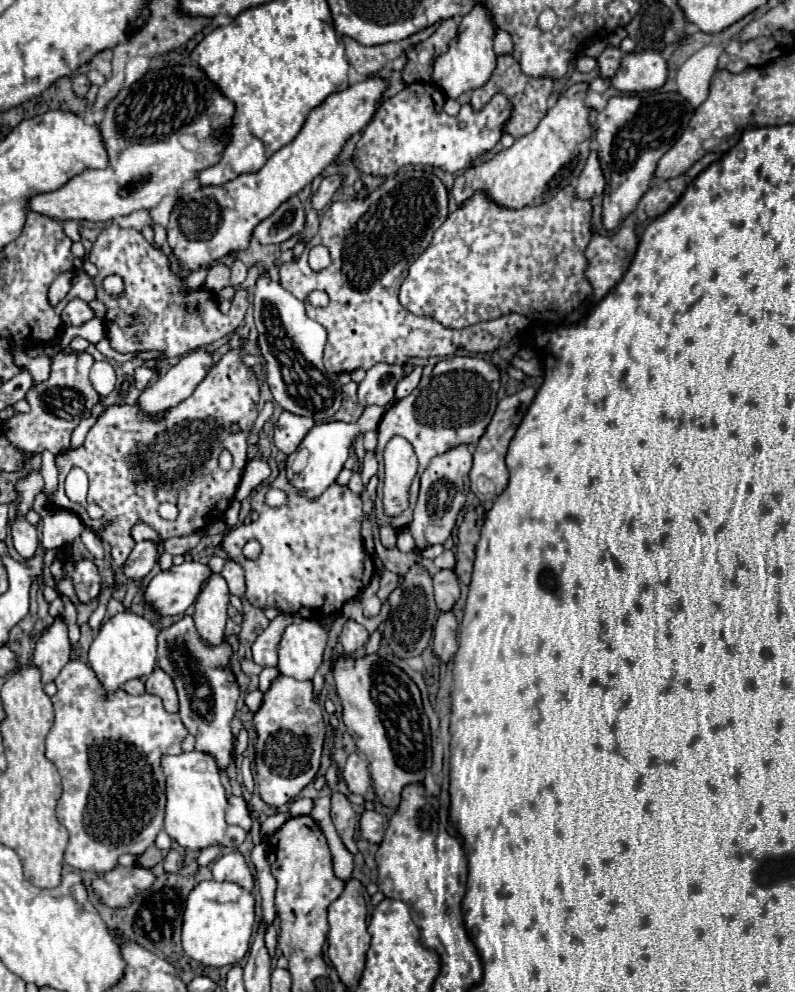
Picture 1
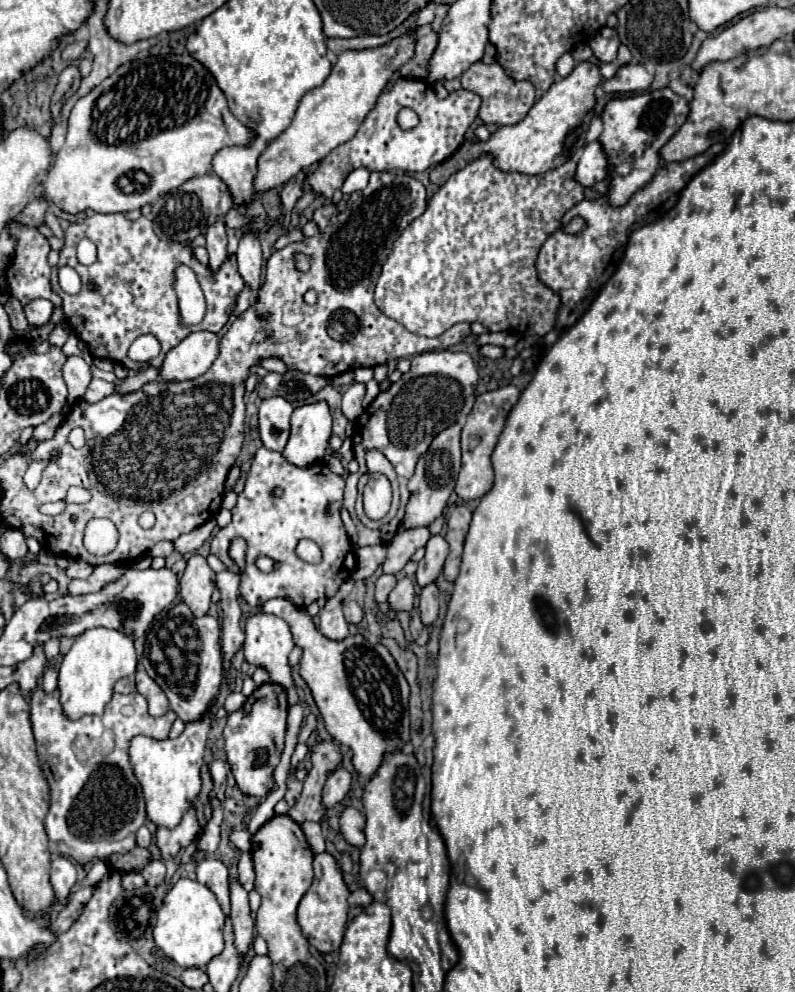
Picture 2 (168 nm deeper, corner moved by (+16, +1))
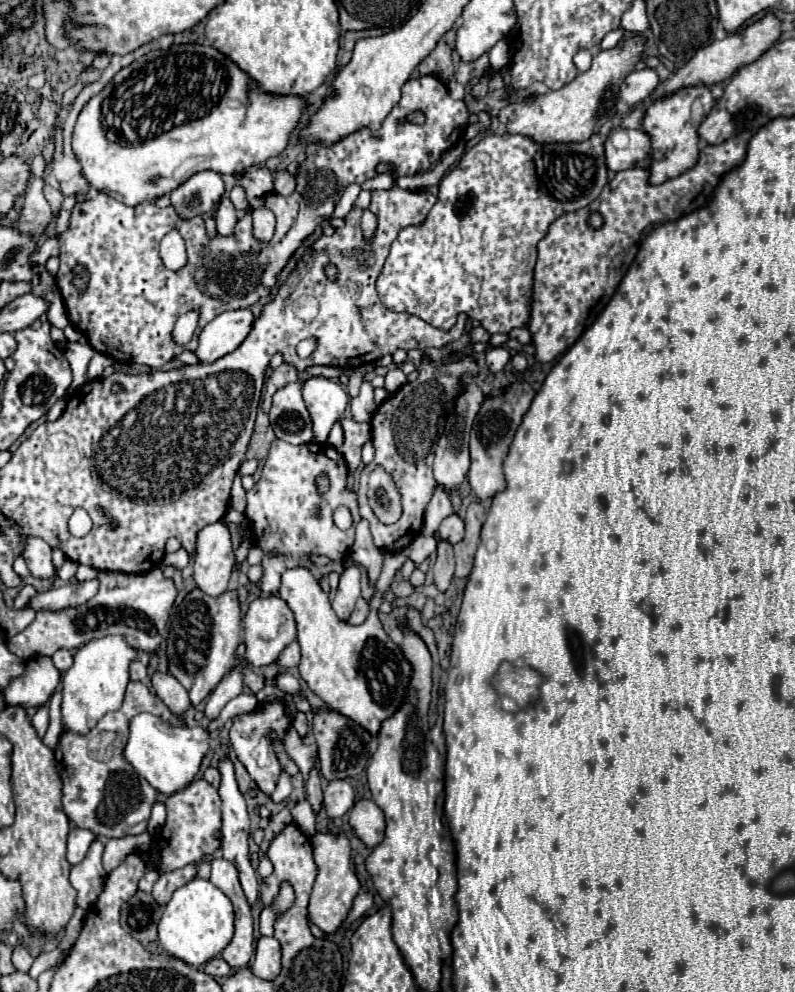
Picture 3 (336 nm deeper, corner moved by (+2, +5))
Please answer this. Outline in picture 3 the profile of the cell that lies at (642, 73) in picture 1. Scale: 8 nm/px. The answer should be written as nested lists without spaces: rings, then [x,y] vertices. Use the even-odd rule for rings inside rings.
[[[642,69],[642,71],[632,71],[624,83],[622,83],[622,89],[620,89],[620,99],[626,103],[626,105],[638,105],[642,103],[644,99],[650,97],[650,93],[656,89],[658,85],[658,73],[656,69]]]

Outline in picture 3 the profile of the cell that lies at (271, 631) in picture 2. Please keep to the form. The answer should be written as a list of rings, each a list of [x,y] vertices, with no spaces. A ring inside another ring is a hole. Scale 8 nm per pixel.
[[[268,595],[268,597],[258,597],[248,605],[248,611],[244,615],[244,659],[246,663],[254,665],[254,667],[262,667],[262,665],[270,665],[276,661],[278,653],[296,639],[296,621],[294,615],[290,611],[290,607],[286,605],[286,601],[282,601],[278,595]]]

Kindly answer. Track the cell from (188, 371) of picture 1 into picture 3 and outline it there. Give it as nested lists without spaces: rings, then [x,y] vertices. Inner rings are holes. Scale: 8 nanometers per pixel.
[[[252,309],[220,313],[202,329],[196,355],[202,359],[202,363],[212,363],[232,353],[246,339],[246,335],[252,329],[252,323],[254,323]]]

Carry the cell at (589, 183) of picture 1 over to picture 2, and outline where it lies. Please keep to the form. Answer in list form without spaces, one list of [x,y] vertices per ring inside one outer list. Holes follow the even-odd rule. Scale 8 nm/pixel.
[[[588,143],[578,159],[576,167],[576,181],[582,187],[592,187],[594,183],[600,183],[606,177],[606,157],[600,149],[600,143]]]

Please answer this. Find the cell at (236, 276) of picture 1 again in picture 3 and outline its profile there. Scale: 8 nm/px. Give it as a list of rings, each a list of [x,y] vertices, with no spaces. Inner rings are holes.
[[[222,197],[216,207],[216,229],[220,235],[230,235],[236,225],[236,209],[228,197]]]

